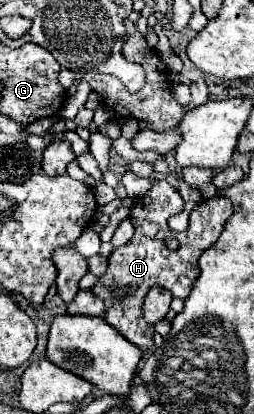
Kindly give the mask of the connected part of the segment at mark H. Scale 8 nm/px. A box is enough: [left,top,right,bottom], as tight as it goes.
[93,179,233,349]

